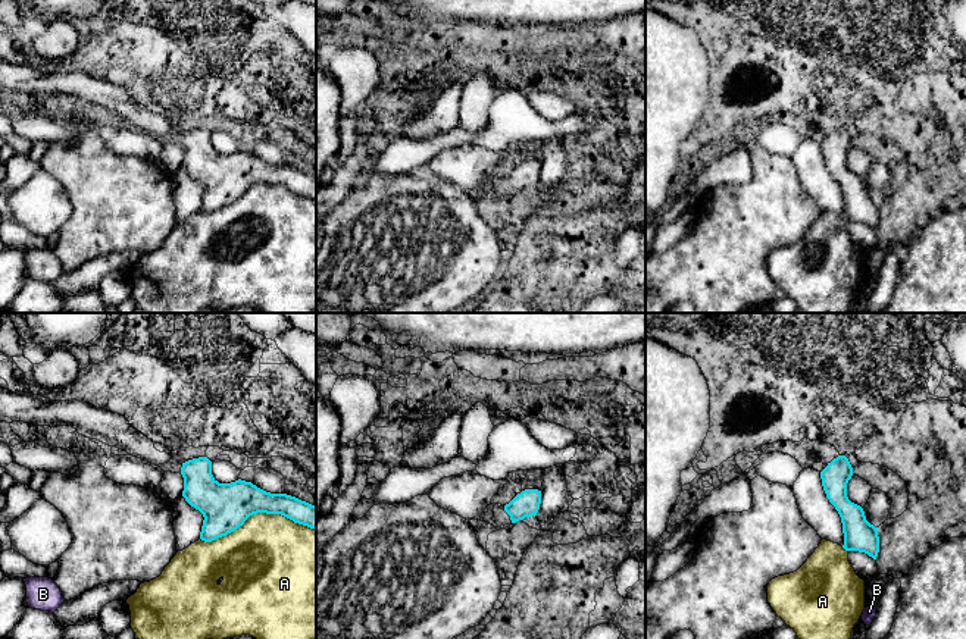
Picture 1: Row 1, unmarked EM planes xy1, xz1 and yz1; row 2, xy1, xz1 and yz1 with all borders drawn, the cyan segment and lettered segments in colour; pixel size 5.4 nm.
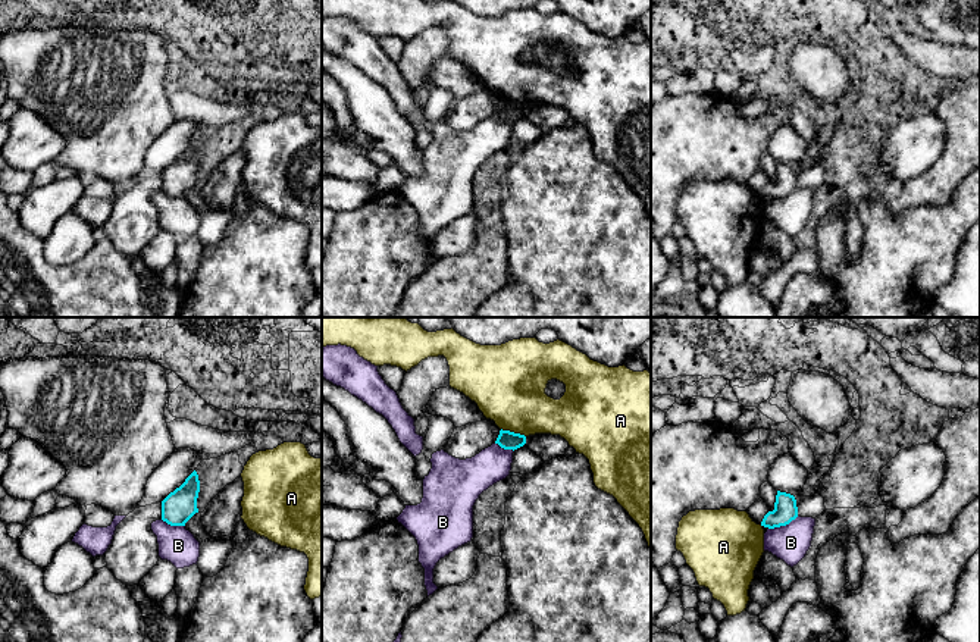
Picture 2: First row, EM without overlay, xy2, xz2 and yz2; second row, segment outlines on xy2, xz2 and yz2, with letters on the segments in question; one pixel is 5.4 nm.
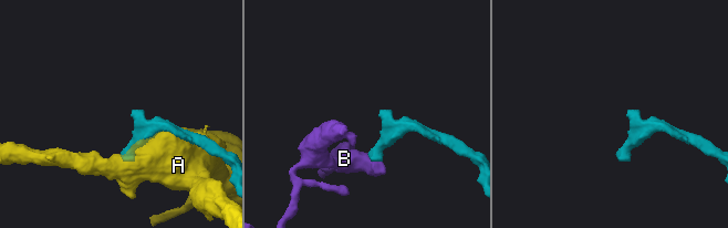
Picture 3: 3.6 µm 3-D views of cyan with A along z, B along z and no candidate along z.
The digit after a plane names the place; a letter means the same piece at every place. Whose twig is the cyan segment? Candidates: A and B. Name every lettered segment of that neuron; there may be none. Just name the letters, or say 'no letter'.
no letter

